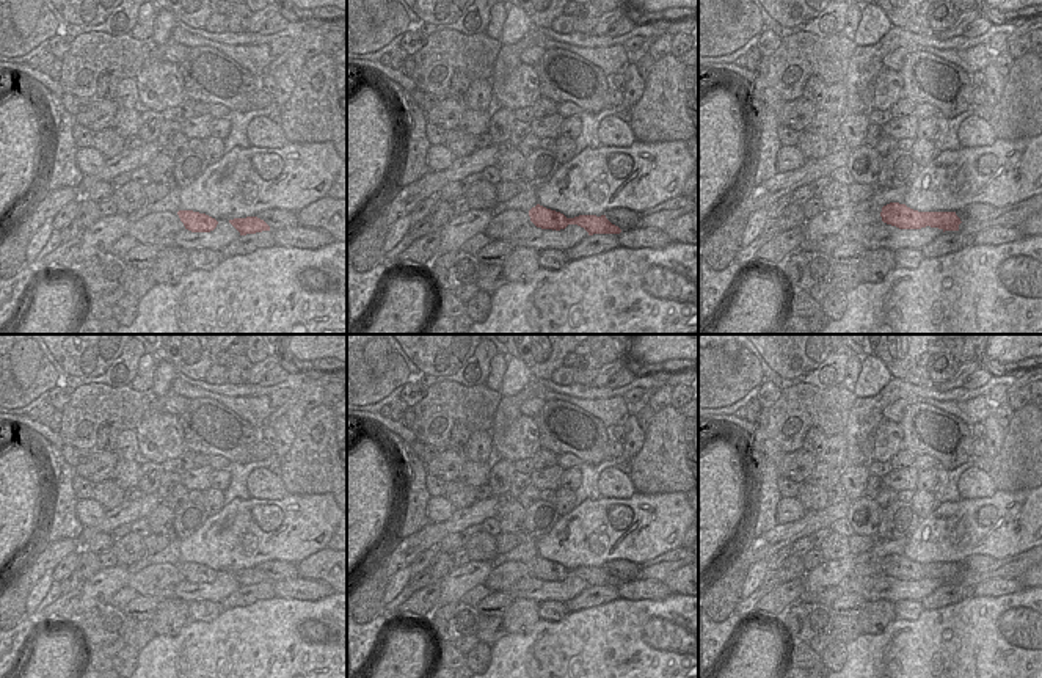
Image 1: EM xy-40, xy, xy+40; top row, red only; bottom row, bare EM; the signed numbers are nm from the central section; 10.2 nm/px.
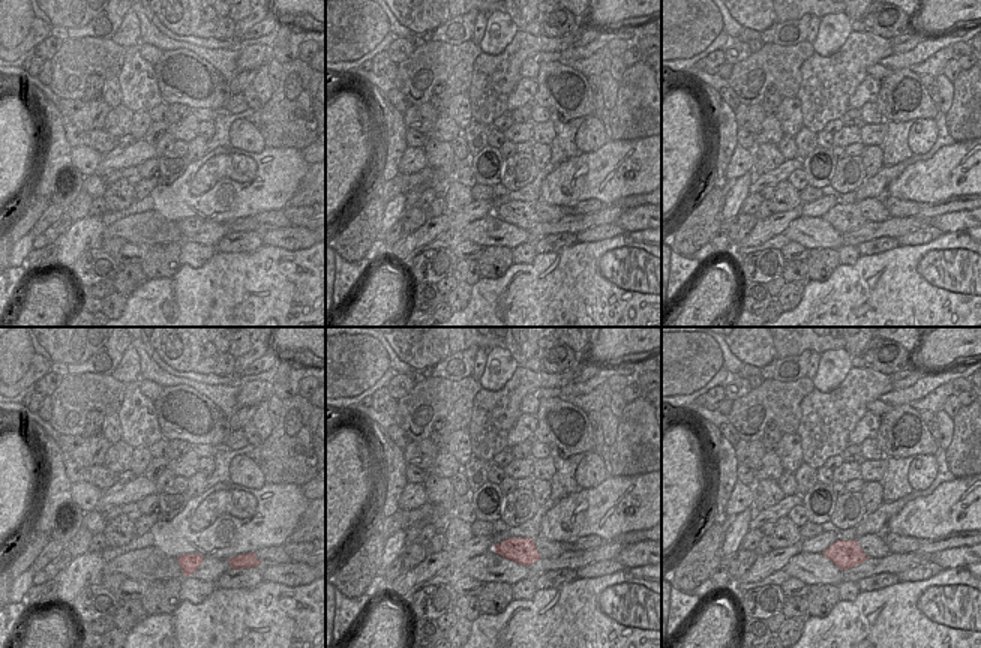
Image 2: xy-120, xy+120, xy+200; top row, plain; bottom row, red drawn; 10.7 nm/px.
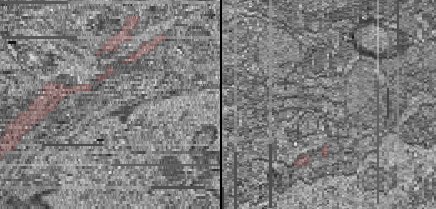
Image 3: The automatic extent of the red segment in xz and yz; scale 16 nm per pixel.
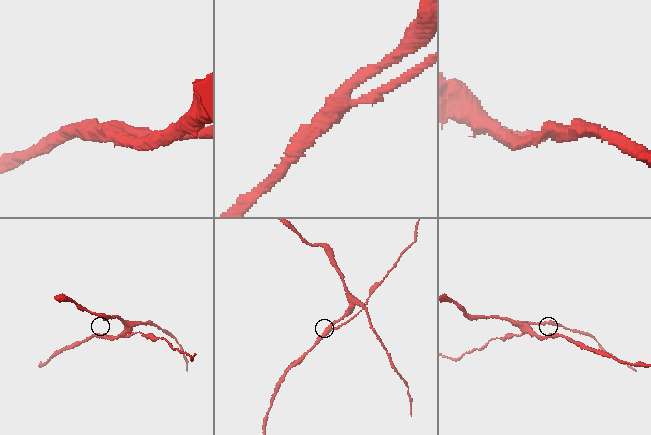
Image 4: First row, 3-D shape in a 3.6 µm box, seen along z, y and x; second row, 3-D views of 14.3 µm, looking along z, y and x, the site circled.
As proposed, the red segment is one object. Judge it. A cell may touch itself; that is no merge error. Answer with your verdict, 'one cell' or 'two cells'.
two cells

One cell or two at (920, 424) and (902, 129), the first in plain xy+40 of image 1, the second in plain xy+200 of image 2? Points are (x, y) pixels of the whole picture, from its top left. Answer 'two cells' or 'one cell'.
two cells

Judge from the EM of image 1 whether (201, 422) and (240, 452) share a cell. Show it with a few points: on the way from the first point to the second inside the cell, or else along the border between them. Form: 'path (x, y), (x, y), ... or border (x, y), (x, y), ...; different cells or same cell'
path (211, 429), (217, 430), (231, 444); same cell

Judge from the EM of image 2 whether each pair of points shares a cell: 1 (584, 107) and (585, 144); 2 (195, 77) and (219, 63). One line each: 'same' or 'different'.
1: different
2: different

